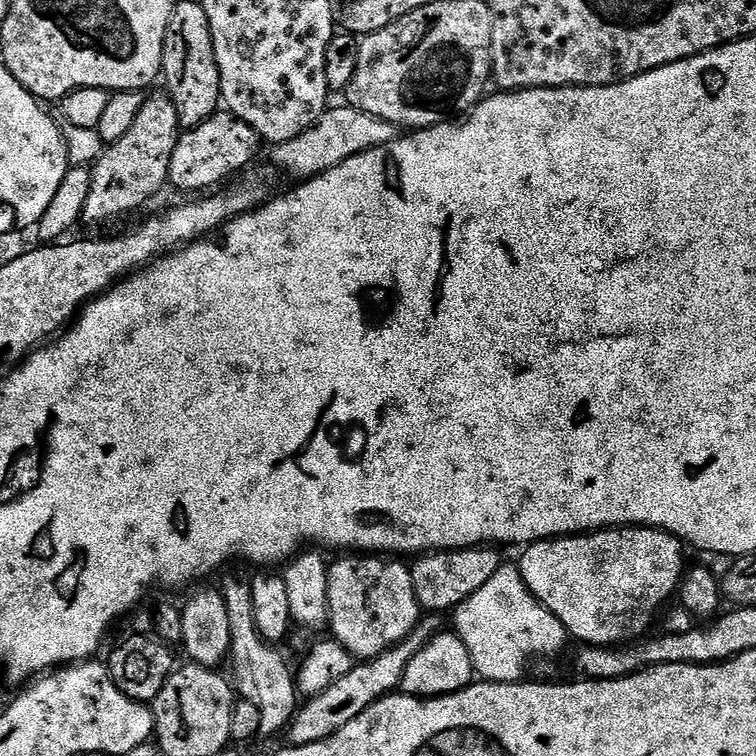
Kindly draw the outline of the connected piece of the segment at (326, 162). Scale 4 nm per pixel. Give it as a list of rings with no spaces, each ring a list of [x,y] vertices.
[[[341,106],[329,107],[320,115],[318,122],[310,126],[290,142],[282,142],[271,149],[272,164],[281,168],[292,182],[303,182],[322,174],[326,170],[334,170],[346,158],[354,158],[354,154],[362,154],[371,148],[377,148],[396,139],[398,129],[395,124],[382,118],[374,118],[374,114],[366,114],[357,108]]]

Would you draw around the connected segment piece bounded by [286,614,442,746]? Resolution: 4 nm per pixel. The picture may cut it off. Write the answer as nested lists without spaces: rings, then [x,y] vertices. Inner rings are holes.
[[[425,615],[416,625],[416,629],[405,640],[398,642],[395,648],[378,654],[373,660],[357,663],[350,670],[350,674],[346,674],[346,678],[338,678],[338,682],[334,682],[334,686],[329,686],[327,690],[322,690],[322,694],[307,697],[297,707],[296,715],[286,729],[287,743],[292,746],[306,746],[322,742],[342,730],[346,722],[354,722],[358,714],[362,714],[383,696],[393,695],[400,687],[407,664],[441,631],[440,620],[439,615]]]

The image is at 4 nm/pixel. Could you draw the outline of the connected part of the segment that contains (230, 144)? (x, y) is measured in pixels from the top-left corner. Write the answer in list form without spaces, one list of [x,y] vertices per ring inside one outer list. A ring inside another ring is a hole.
[[[231,114],[212,116],[197,128],[187,129],[181,135],[180,141],[174,146],[174,152],[170,154],[168,184],[180,192],[192,192],[188,194],[200,194],[205,190],[215,189],[232,178],[227,176],[242,171],[255,158],[256,147],[261,147],[261,144],[256,131],[246,126],[246,122],[242,122],[238,117]]]

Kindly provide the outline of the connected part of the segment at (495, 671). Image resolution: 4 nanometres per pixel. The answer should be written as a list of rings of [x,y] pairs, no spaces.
[[[501,566],[486,586],[474,590],[466,602],[454,609],[455,616],[454,632],[469,651],[475,675],[484,682],[515,684],[523,681],[524,671],[531,660],[539,656],[556,656],[570,644],[562,622],[558,622],[542,602],[538,602],[516,566]]]

